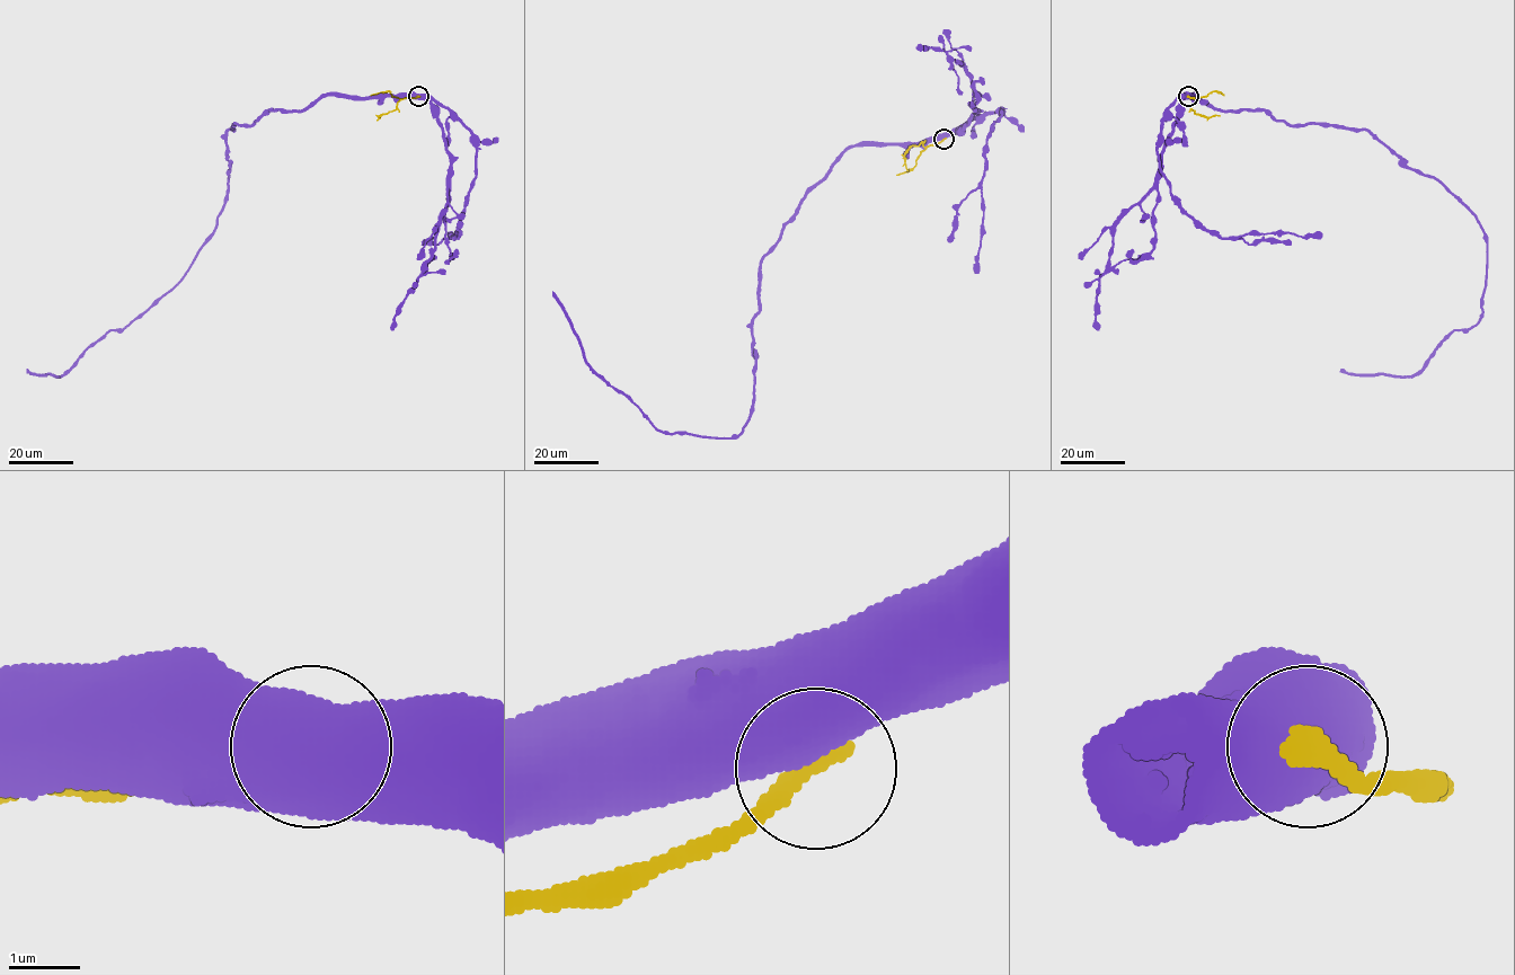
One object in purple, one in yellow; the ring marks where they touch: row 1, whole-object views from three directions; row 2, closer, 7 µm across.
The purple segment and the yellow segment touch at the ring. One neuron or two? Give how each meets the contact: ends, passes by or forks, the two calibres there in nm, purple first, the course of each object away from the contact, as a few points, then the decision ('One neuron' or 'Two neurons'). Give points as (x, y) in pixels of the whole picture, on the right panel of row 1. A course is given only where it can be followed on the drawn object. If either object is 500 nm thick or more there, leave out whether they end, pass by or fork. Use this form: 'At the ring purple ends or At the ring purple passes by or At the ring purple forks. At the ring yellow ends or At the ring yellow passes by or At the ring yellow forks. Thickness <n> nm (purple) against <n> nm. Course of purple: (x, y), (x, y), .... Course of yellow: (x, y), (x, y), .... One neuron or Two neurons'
Thickness 750 nm (purple) against 360 nm. Course of purple: (1187, 96), (1180, 96), (1169, 108), (1168, 116). Course of yellow: (1188, 96), (1195, 99), (1192, 108), (1195, 114), (1220, 115). Two neurons

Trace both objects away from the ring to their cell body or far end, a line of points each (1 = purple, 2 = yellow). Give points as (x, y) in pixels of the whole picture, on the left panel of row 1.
1: (418, 96), (430, 96), (454, 116)
2: (418, 96), (400, 99), (396, 108), (381, 115)

